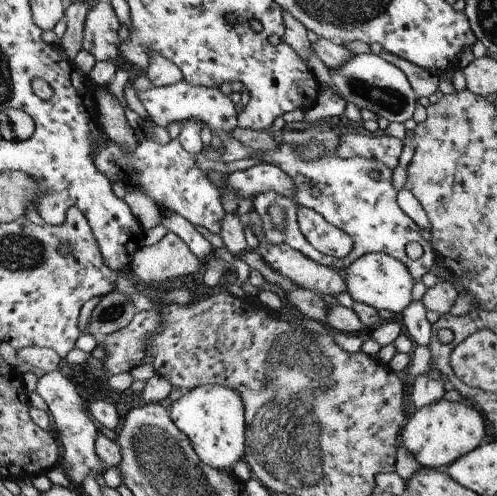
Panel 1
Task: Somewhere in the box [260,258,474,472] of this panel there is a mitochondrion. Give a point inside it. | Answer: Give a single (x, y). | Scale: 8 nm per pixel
(295, 343)

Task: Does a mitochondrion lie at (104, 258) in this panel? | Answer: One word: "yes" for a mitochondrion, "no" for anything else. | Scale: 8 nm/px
no

